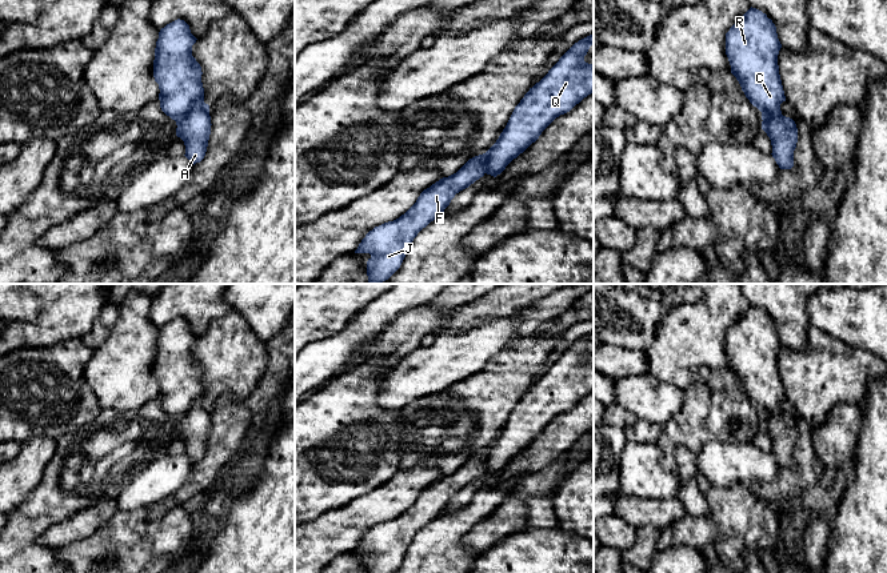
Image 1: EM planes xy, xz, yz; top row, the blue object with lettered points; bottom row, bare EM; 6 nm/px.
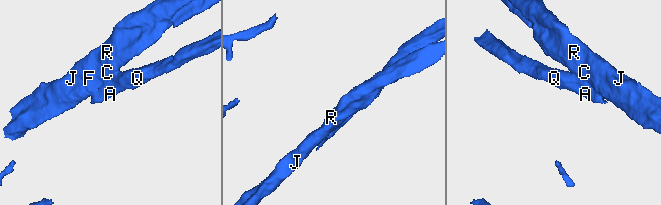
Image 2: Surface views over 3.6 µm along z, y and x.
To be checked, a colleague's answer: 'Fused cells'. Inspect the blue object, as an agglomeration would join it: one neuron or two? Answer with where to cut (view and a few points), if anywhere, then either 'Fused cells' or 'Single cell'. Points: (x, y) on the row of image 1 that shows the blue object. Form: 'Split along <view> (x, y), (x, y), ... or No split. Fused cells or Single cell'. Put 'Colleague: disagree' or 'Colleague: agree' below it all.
Split along xy (203, 101), (198, 101), (176, 121). Fused cells
Colleague: agree

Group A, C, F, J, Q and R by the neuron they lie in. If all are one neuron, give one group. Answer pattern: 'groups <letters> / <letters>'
groups A Q / C F J R

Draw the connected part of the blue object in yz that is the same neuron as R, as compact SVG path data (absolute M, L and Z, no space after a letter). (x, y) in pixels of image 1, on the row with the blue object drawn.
M752 7L726 33L731 73L764 115L782 115L780 104L786 101L778 65L780 48L772 20Z

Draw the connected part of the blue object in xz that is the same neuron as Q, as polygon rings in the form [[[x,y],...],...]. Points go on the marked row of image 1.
[[[594,33],[575,43],[524,95],[496,143],[484,153],[486,173],[496,177],[560,115],[594,92],[594,64],[584,61]]]

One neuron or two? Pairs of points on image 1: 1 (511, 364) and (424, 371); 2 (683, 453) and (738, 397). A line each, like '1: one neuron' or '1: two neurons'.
1: two neurons
2: two neurons

